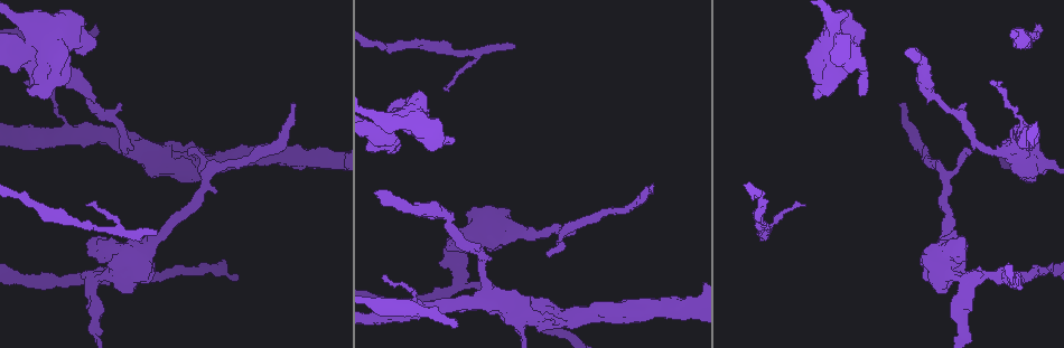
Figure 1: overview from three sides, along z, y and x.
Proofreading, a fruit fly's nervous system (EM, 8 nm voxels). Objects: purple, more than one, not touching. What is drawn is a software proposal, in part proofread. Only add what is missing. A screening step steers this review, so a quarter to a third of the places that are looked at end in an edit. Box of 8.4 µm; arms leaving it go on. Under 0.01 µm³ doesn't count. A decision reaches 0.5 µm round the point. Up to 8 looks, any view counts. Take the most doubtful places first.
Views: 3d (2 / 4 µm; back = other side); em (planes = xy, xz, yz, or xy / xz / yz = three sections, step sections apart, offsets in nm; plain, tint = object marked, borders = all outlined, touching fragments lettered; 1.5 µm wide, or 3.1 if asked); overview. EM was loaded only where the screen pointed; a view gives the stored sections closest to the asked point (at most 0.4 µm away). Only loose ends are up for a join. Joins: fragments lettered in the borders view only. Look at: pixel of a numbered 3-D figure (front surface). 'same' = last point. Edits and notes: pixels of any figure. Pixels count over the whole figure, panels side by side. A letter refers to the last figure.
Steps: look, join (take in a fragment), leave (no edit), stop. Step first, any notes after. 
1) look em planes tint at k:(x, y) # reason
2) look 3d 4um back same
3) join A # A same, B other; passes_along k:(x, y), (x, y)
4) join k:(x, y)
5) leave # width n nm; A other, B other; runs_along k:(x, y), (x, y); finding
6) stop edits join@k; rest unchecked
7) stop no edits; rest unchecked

look 3d 4um at 1:(454, 325) # branch stops here

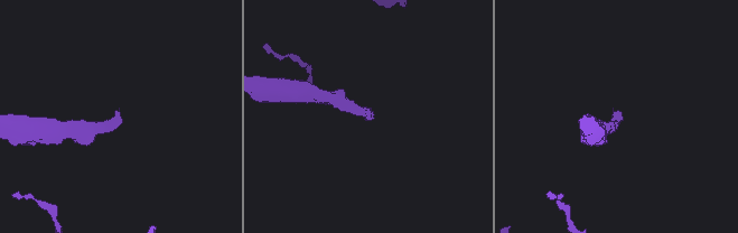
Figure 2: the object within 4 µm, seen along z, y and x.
look em yz step 8 tint at 2:(370, 112) # need the tissue

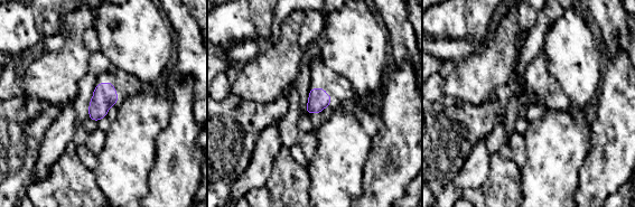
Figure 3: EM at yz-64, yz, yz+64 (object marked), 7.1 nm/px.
look em planes borders same # another direction

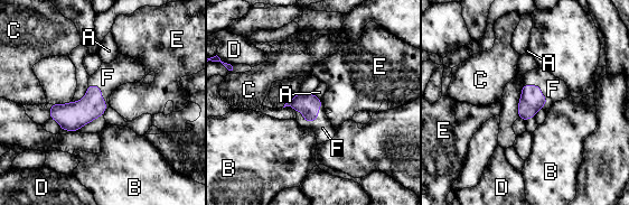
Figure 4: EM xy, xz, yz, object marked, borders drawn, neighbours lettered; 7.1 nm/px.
join F # longest_contact F 200 nm; A other, B other, C other, D other, E other, F same; passes_along 4:(309, 104), (312, 120), (322, 128); it goes on there

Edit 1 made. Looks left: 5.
look 3d 2um at 1:(900, 105) # free end

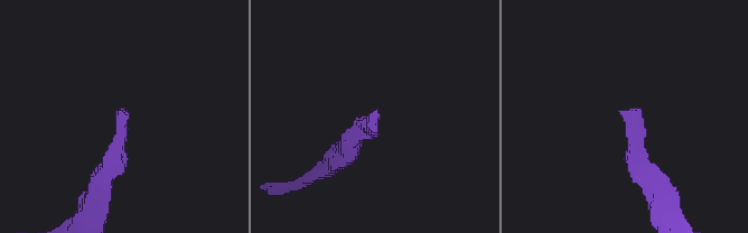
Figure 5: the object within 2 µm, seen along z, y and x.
look em yz step 4 plain at 5:(122, 110) # now the EM

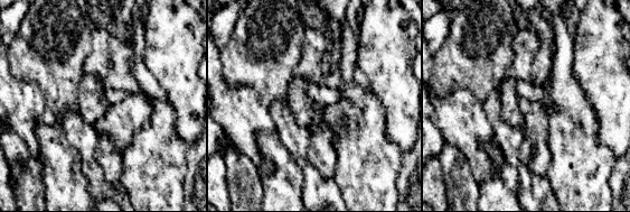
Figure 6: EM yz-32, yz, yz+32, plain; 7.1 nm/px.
look em yz step 4 borders same # what lies round it

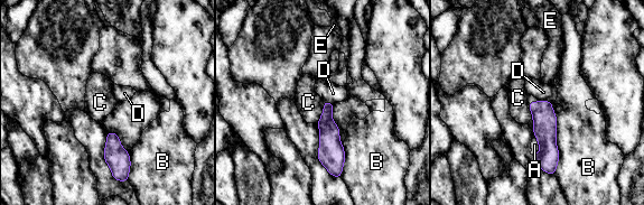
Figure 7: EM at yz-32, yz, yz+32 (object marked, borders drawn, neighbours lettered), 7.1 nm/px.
join A # width 110 nm; A same, B other, C other, D other, E other; passes_along 7:(544, 120), (539, 146), (534, 145); it goes on there

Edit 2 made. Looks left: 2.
stop edits join@4, join@7; rest unchecked

